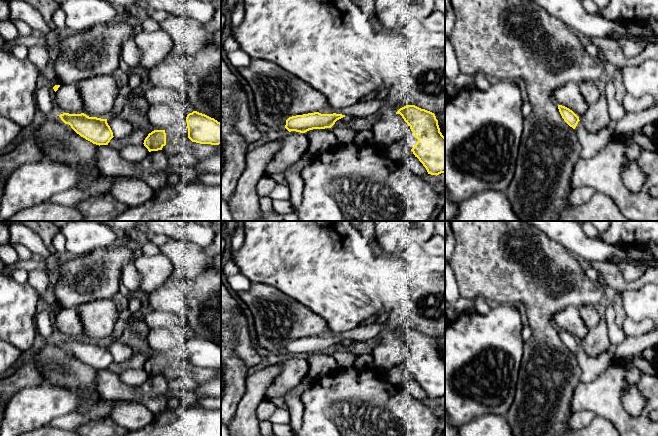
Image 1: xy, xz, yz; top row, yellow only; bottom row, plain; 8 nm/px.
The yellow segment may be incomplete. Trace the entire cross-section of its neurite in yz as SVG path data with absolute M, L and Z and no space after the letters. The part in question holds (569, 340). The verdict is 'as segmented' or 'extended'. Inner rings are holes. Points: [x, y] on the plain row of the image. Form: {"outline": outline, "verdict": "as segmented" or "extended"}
{"outline": "M558 329L558 333L559 336L562 340L562 342L564 343L564 345L573 353L576 352L579 344L579 341L569 332L562 330L562 329Z", "verdict": "as segmented"}

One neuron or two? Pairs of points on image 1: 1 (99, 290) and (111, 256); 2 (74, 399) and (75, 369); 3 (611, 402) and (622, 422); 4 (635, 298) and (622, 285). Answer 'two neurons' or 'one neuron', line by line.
1: one neuron
2: two neurons
3: one neuron
4: two neurons

